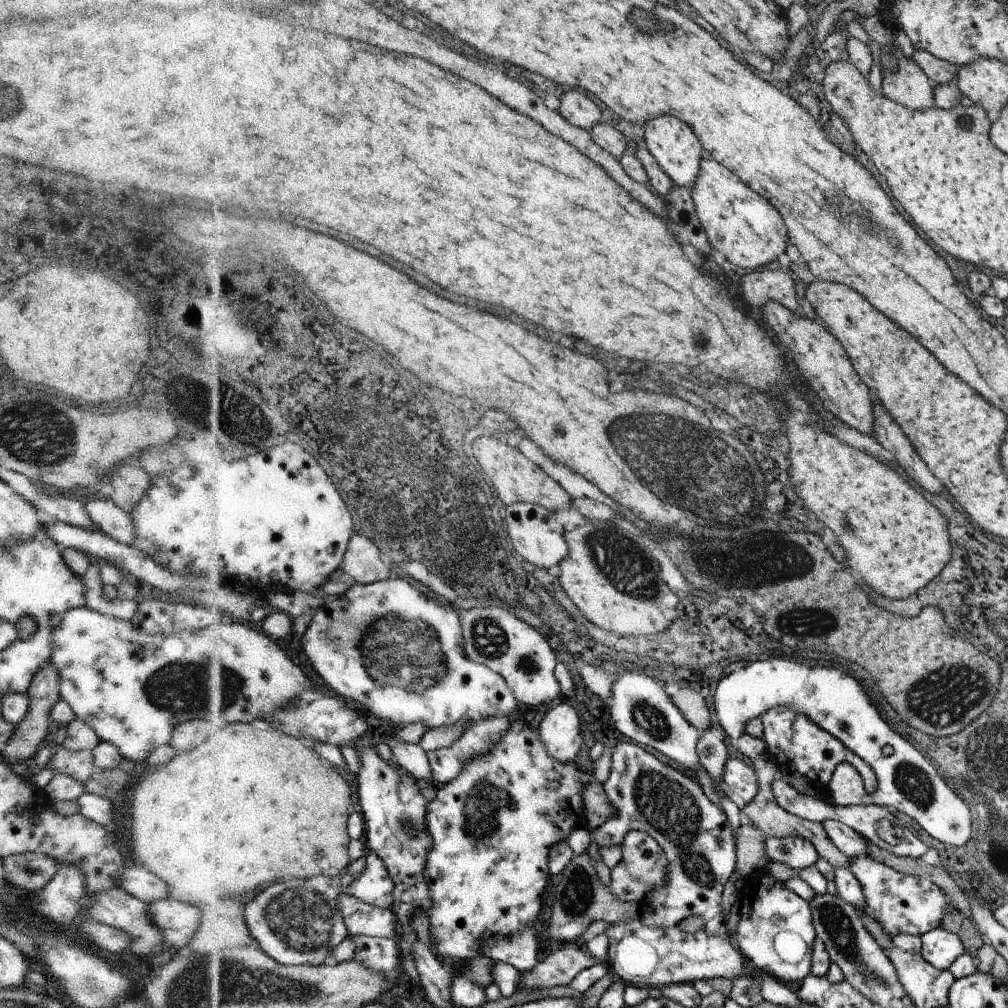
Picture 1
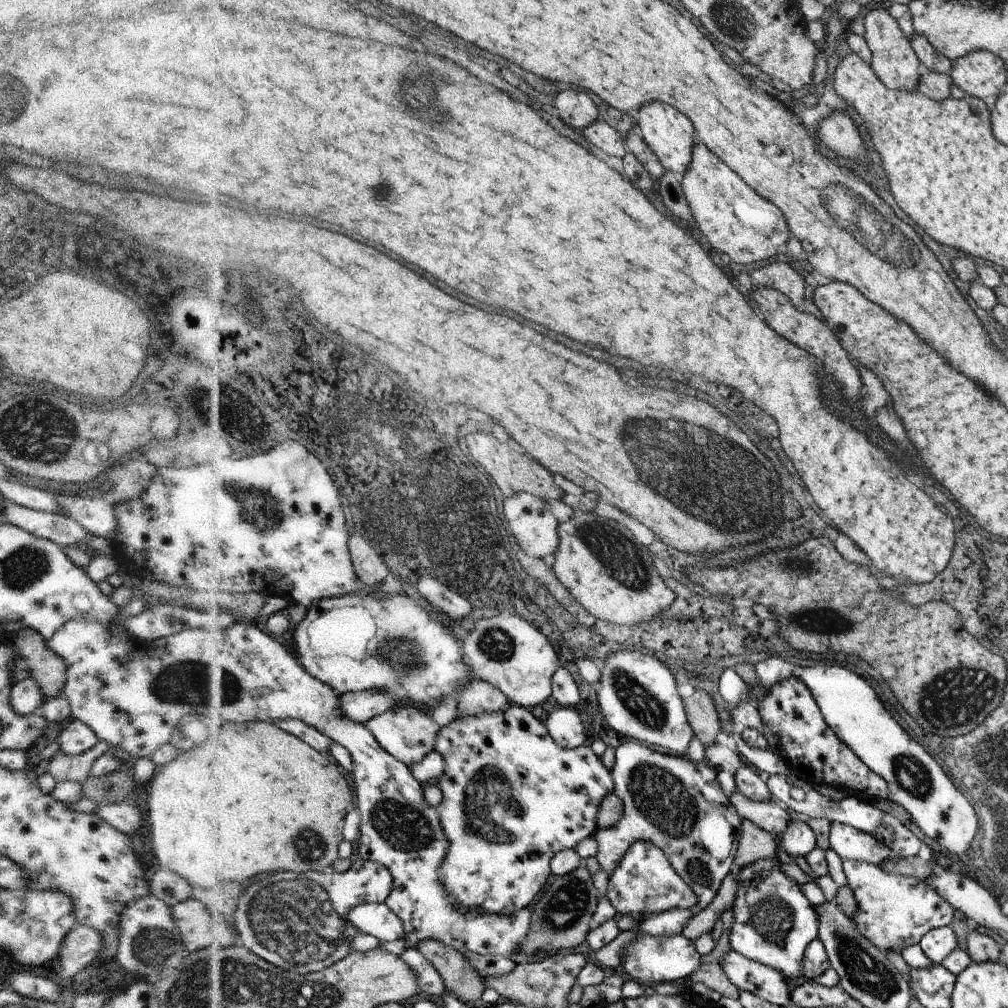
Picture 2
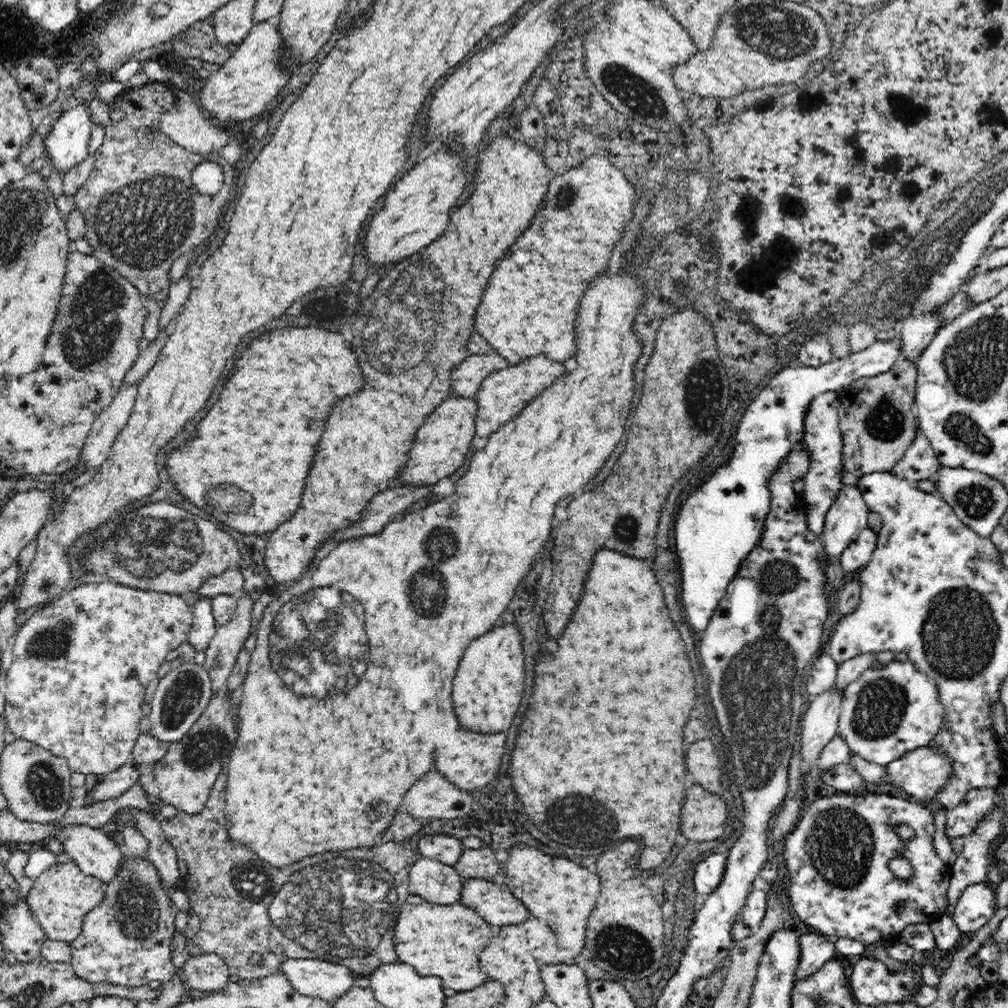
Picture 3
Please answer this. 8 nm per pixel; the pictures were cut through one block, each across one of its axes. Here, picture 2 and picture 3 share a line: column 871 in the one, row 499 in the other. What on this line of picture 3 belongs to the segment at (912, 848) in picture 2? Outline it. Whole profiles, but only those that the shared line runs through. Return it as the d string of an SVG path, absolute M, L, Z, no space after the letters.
M836 391L823 392L809 404L805 412L803 443L809 449L810 466L801 494L804 495L804 515L808 528L819 535L824 526L824 517L837 497L842 484L843 462L842 433L839 427L838 394Z

